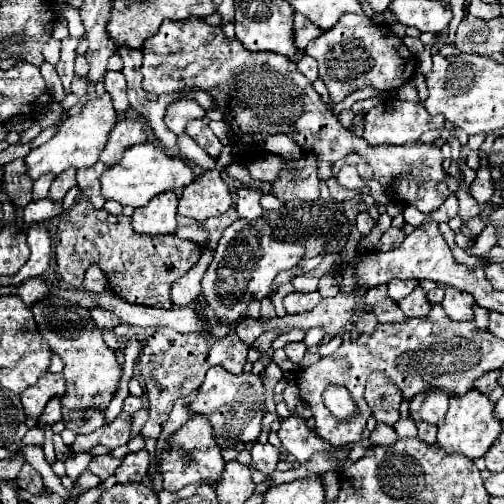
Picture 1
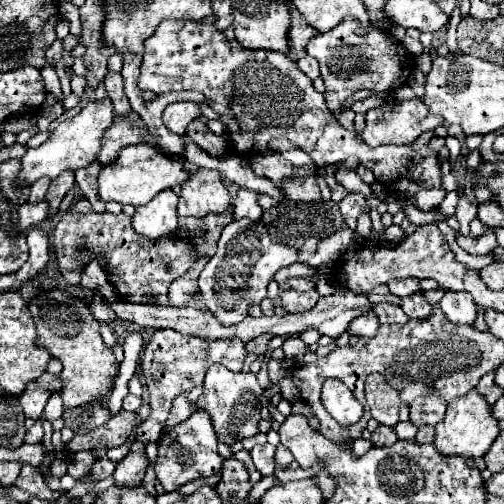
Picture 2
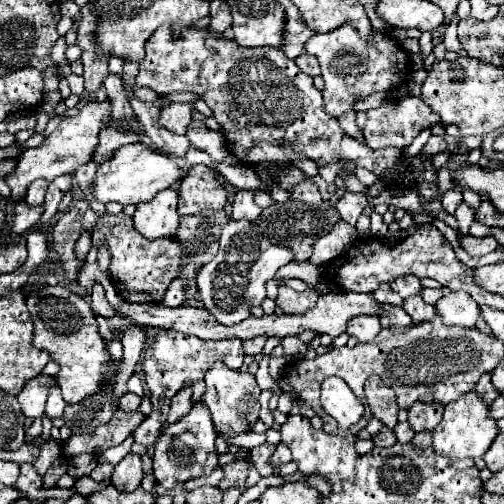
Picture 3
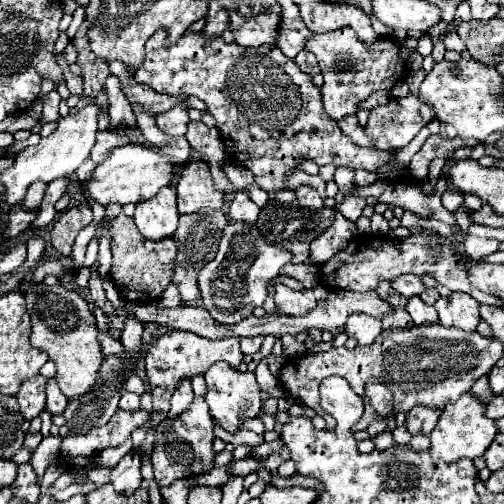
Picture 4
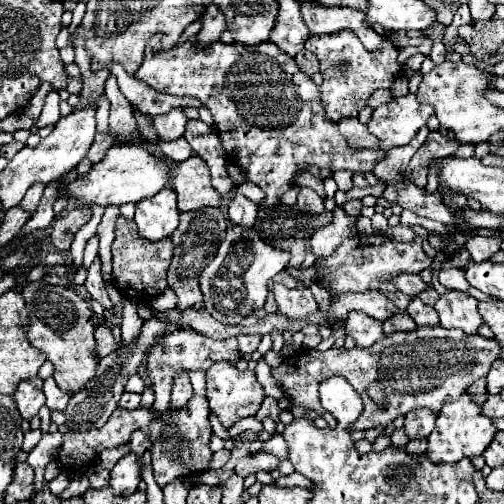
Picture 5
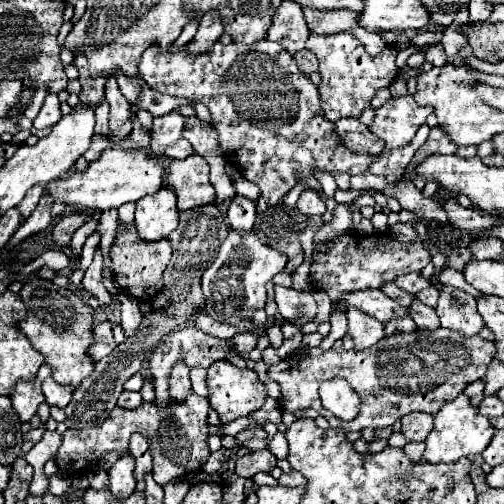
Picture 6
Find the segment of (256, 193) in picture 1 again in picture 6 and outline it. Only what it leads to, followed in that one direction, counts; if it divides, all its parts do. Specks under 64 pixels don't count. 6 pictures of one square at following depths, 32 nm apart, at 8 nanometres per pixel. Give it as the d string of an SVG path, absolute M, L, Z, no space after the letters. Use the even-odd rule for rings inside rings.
M236 196L228 206L228 222L234 232L250 232L256 218L256 202L248 200L246 196Z

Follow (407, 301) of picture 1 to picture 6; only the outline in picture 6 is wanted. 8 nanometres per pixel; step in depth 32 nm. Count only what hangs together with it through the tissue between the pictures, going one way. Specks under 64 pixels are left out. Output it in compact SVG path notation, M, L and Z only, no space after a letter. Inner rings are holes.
M414 300L414 304L410 306L410 316L416 322L418 330L436 330L436 328L440 328L440 320L436 316L436 310L422 304L420 300Z

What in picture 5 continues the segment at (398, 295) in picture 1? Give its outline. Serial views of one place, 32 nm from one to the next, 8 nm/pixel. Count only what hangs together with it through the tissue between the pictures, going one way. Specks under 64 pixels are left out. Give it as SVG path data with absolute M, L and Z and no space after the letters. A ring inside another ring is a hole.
M400 274L396 280L392 280L392 284L408 296L416 296L418 292L426 290L426 282L420 278L420 274Z

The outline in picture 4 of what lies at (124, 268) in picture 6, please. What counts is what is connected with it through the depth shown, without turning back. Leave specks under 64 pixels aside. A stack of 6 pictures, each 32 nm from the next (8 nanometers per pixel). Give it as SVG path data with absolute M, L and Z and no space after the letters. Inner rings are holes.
M118 214L112 222L112 282L124 300L154 302L162 296L172 278L172 266L176 260L176 244L172 238L158 242L140 236L132 218Z

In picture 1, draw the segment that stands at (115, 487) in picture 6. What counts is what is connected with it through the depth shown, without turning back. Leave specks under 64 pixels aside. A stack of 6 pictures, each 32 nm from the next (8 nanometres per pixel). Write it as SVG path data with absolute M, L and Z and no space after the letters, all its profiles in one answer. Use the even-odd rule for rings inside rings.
M146 450L130 452L122 460L122 464L118 466L114 476L116 476L118 484L136 484L136 482L142 482L142 478L146 476L148 464L150 464L150 456L148 456Z

